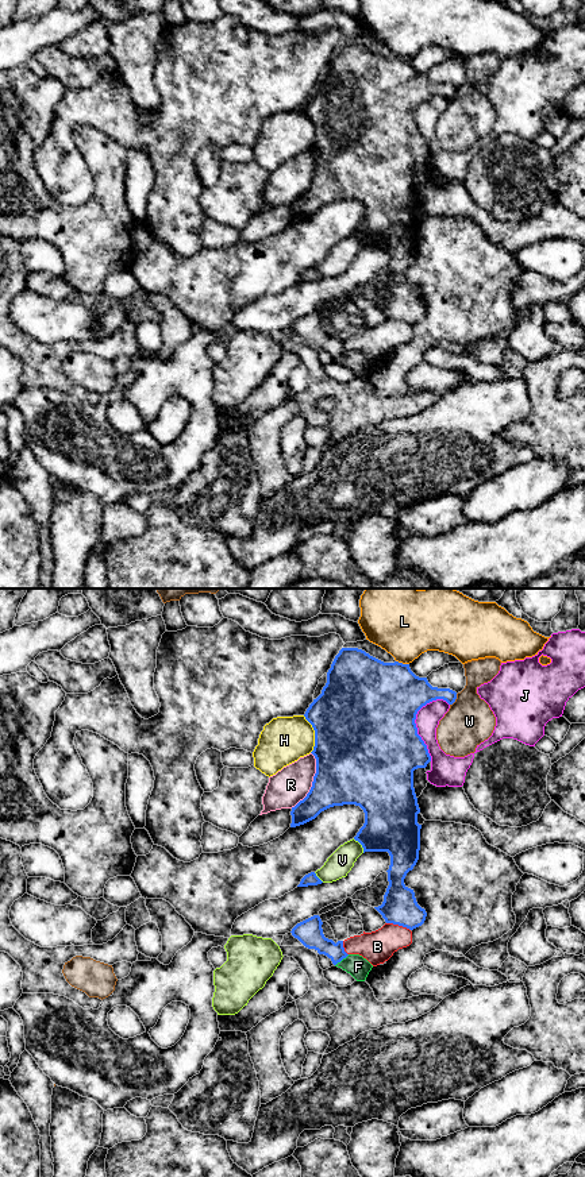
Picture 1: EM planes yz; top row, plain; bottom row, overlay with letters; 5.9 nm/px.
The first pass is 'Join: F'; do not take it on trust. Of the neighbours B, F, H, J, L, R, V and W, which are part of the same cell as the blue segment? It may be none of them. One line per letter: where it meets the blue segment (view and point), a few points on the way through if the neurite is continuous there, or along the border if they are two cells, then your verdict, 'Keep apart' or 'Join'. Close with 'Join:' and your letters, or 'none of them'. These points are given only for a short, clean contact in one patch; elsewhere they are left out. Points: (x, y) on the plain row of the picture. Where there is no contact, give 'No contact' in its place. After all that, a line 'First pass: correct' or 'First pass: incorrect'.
B: Touches blue at yz (399, 320). Keep apart
F: Touches blue at yz (342, 354). Boundary: yz (349, 350), (335, 361). Keep apart
H: Touches blue at yz (315, 130). Keep apart
J: Touches blue at yz (415, 119). Keep apart
L: Touches blue at yz (401, 58). Keep apart
R: Touches blue at yz (312, 177). Keep apart
V: Touches blue at yz (361, 239). Keep apart
W: Touches blue at yz (455, 93). Keep apart
Join: none of them
First pass: incorrect

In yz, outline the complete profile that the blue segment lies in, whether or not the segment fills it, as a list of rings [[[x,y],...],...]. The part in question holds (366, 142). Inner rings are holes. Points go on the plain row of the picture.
[[[342,43],[335,51],[327,67],[327,78],[322,89],[313,94],[304,112],[315,126],[315,142],[311,147],[316,154],[316,169],[307,192],[292,202],[290,223],[304,220],[315,215],[322,207],[343,200],[359,201],[365,208],[365,219],[354,232],[365,247],[388,247],[390,261],[388,267],[389,281],[381,301],[374,302],[386,319],[399,320],[413,325],[422,321],[427,308],[415,293],[413,285],[404,279],[404,274],[419,255],[420,224],[417,209],[420,208],[413,184],[413,166],[426,163],[431,157],[427,140],[417,130],[415,119],[417,107],[427,99],[443,94],[453,100],[457,88],[450,84],[432,82],[427,73],[416,72],[409,59],[399,57],[384,58],[362,45]]]

